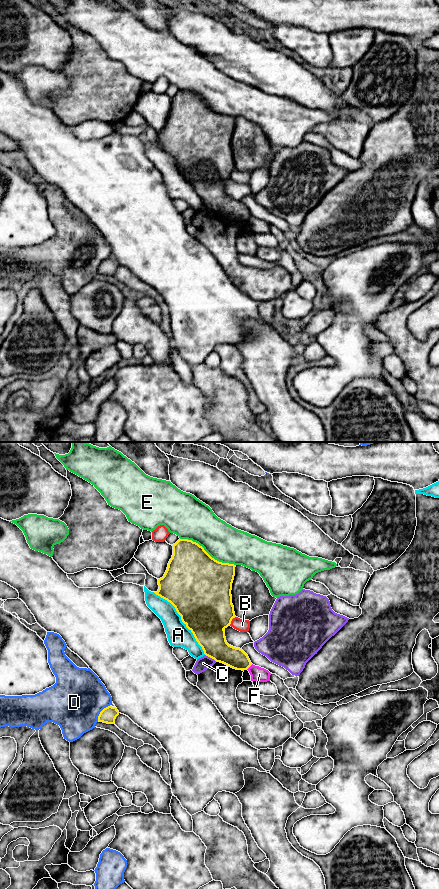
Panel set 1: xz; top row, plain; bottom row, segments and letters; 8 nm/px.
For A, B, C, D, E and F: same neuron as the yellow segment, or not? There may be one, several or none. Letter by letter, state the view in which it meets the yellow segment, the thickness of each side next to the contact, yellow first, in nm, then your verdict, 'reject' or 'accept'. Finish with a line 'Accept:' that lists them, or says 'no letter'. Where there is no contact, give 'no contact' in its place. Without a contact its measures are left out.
A: xz | 480/180 nm | reject
B: xz | 440/110 nm | reject
C: xz | 260/110 nm | reject
D: xz | 130/440 nm | reject
E: xz | 480/300 nm | reject
F: xz | 170/120 nm | reject
Accept: no letter

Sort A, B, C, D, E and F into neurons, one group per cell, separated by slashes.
A / B / C / D / E / F

